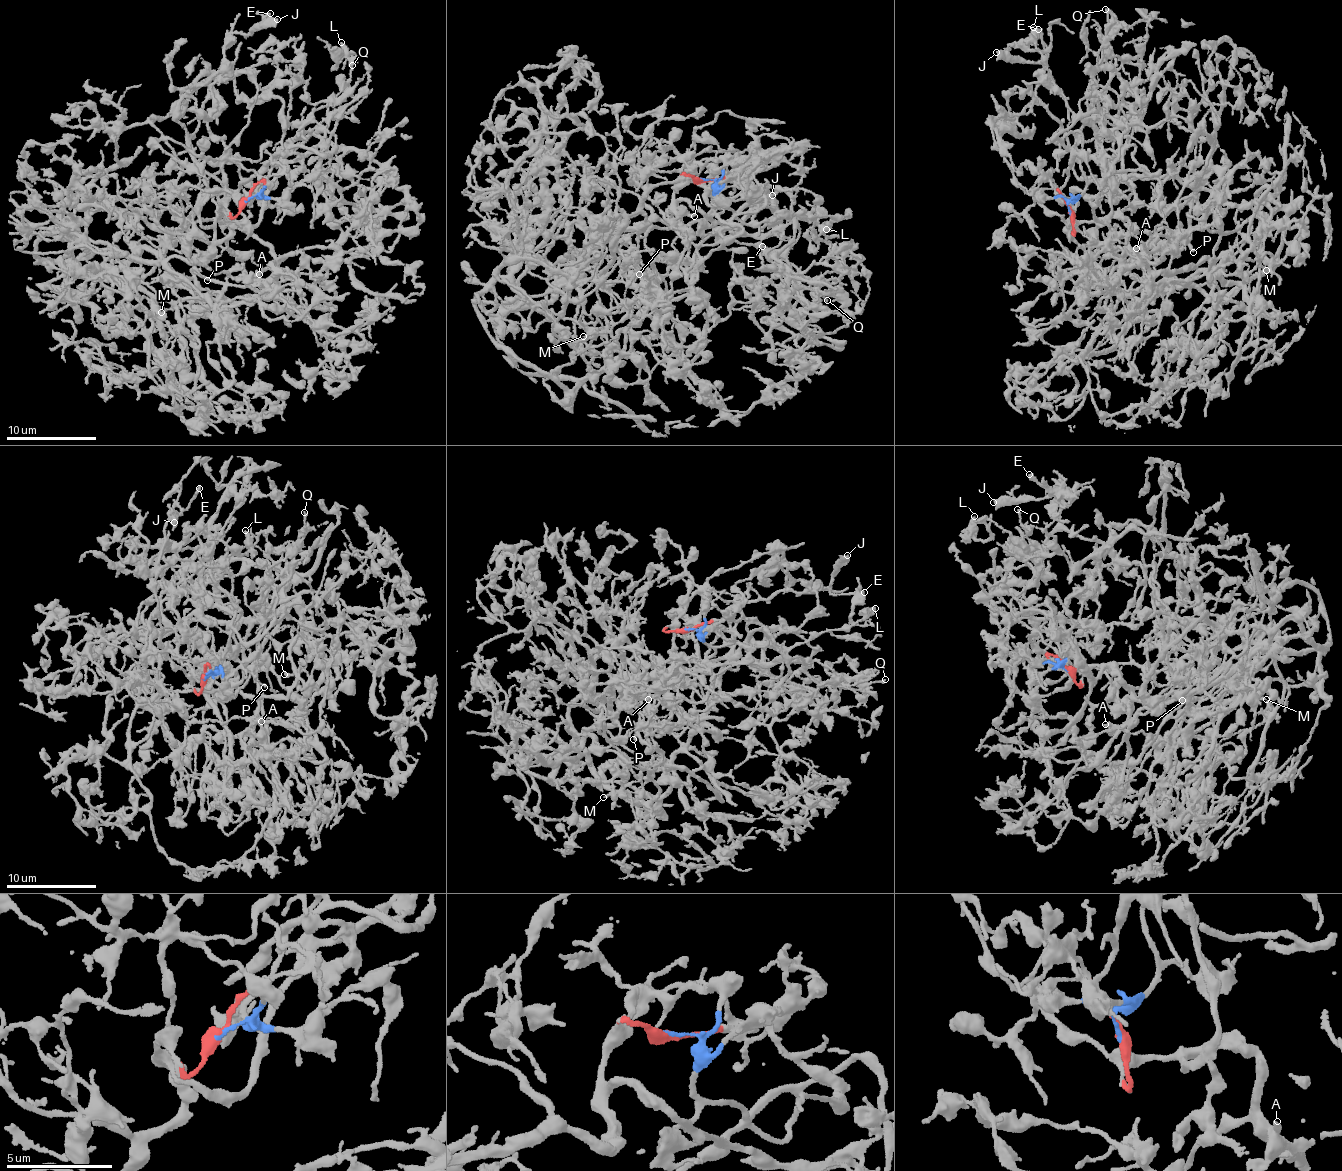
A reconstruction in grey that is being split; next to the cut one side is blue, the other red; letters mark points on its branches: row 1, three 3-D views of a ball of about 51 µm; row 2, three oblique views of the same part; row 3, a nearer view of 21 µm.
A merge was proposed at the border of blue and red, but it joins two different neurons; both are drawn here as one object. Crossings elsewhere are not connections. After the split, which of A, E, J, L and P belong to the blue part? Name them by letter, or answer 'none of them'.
A, E, J, P

